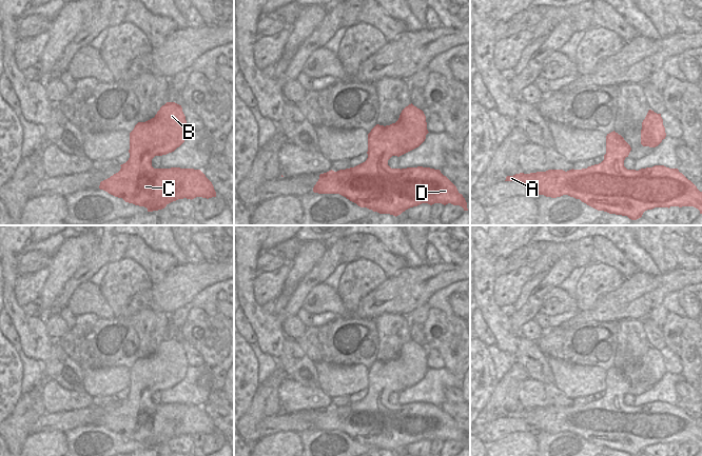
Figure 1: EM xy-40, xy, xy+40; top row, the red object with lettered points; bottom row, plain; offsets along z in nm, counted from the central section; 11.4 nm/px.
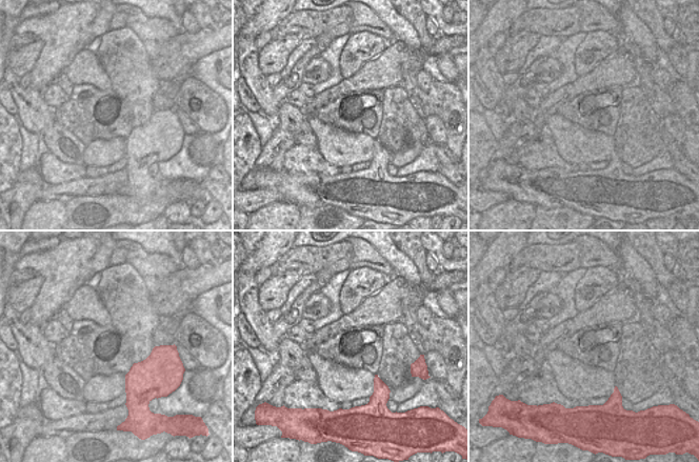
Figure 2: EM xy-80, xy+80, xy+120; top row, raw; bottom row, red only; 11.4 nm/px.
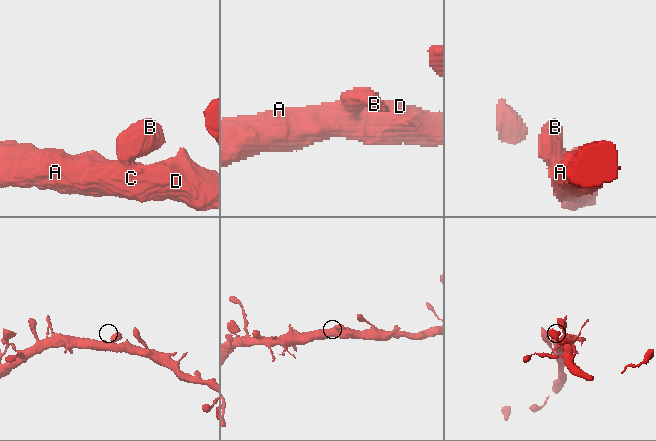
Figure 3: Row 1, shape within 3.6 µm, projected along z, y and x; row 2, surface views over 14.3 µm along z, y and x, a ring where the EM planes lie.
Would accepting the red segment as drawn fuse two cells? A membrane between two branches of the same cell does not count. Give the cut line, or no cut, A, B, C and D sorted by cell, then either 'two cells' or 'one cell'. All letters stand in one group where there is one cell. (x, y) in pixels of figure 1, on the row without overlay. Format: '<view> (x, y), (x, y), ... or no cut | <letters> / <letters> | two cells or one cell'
no cut | A B C D | one cell

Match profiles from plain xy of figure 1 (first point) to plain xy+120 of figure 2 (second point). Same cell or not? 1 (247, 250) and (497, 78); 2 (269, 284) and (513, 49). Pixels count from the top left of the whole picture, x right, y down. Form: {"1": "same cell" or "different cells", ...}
{"1": "same cell", "2": "same cell"}

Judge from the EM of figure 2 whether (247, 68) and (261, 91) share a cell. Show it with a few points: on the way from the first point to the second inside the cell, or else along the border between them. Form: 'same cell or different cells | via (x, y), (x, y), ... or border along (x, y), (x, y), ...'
same cell | via (252, 74), (258, 85)

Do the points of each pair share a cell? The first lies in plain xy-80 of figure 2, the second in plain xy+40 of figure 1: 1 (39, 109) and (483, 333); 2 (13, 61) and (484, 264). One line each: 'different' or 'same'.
1: different
2: different

